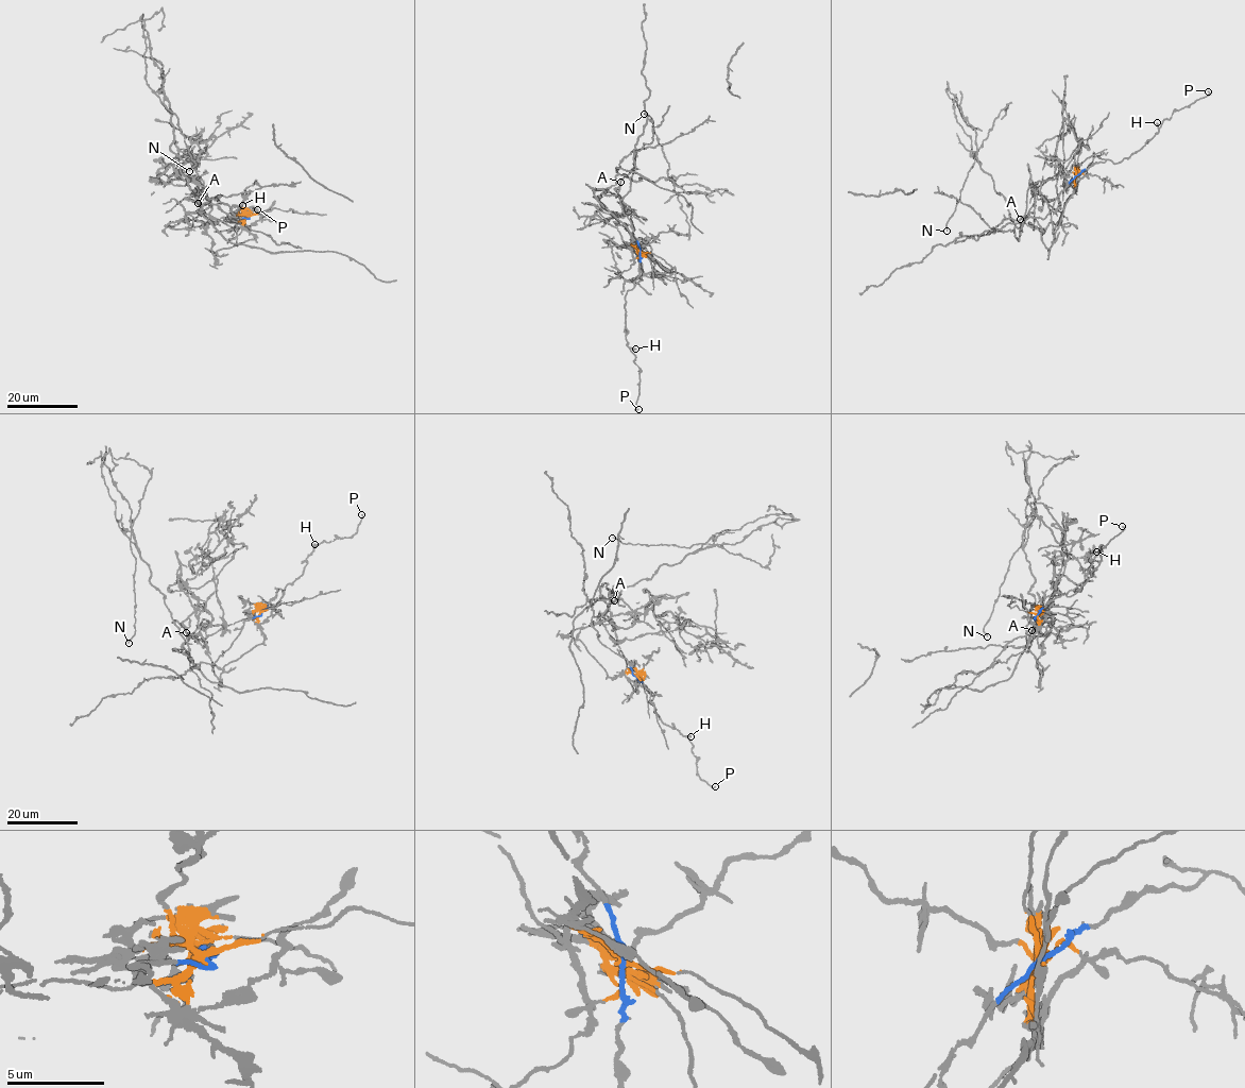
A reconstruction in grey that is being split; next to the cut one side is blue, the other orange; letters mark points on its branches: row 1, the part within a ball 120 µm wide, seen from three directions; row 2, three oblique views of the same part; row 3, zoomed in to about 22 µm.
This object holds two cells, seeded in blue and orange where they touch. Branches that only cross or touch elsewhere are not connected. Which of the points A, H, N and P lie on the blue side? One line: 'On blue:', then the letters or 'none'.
On blue: H, P

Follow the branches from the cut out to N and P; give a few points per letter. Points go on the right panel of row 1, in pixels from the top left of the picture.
N: (1076, 175), (1075, 190), (1047, 248), (1036, 219), (1033, 226), (1013, 223), (975, 154), (947, 231)
P: (1076, 175), (1107, 160), (1115, 164), (1141, 149), (1162, 121), (1209, 94), (1208, 90)

